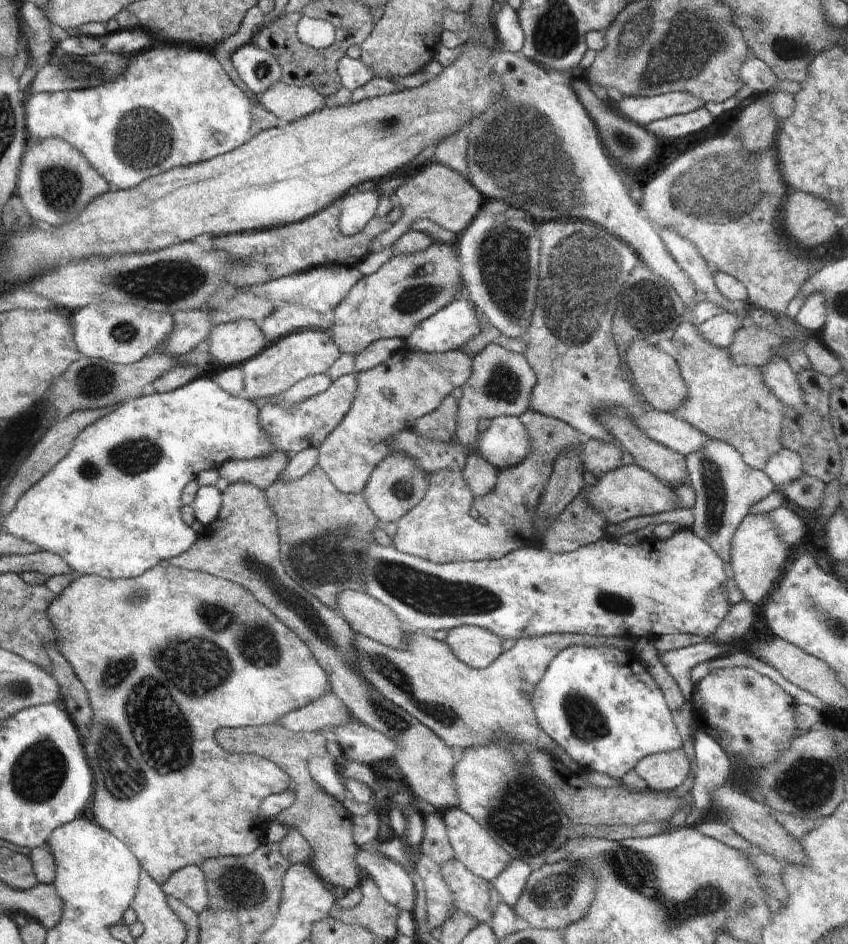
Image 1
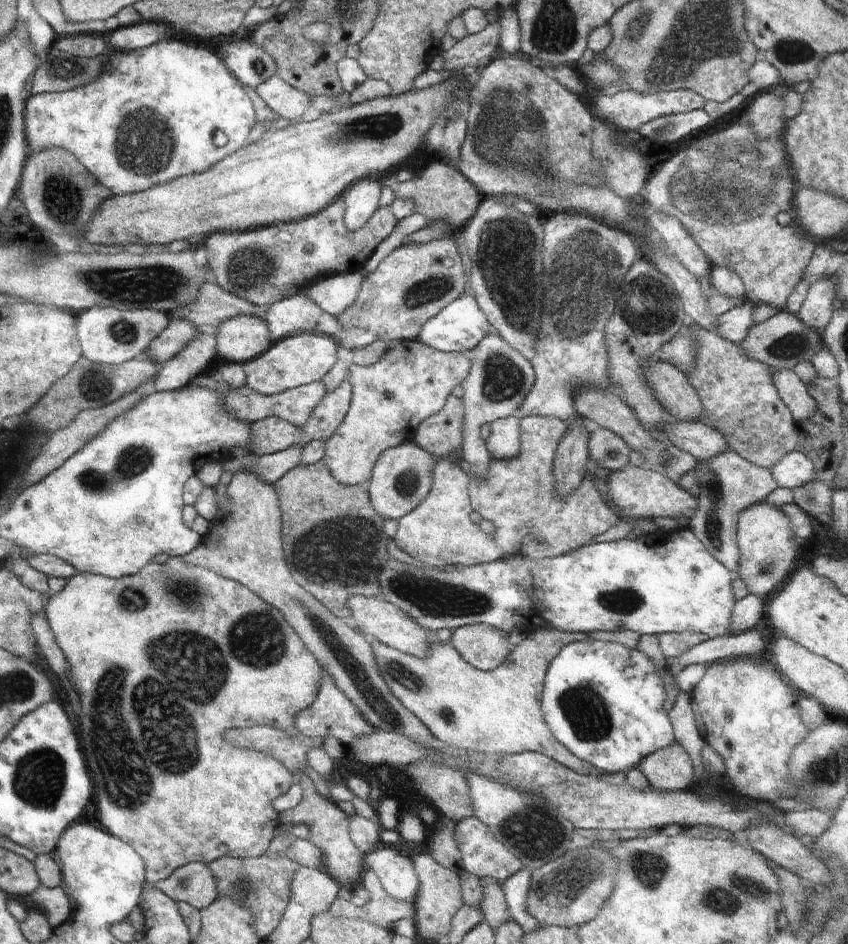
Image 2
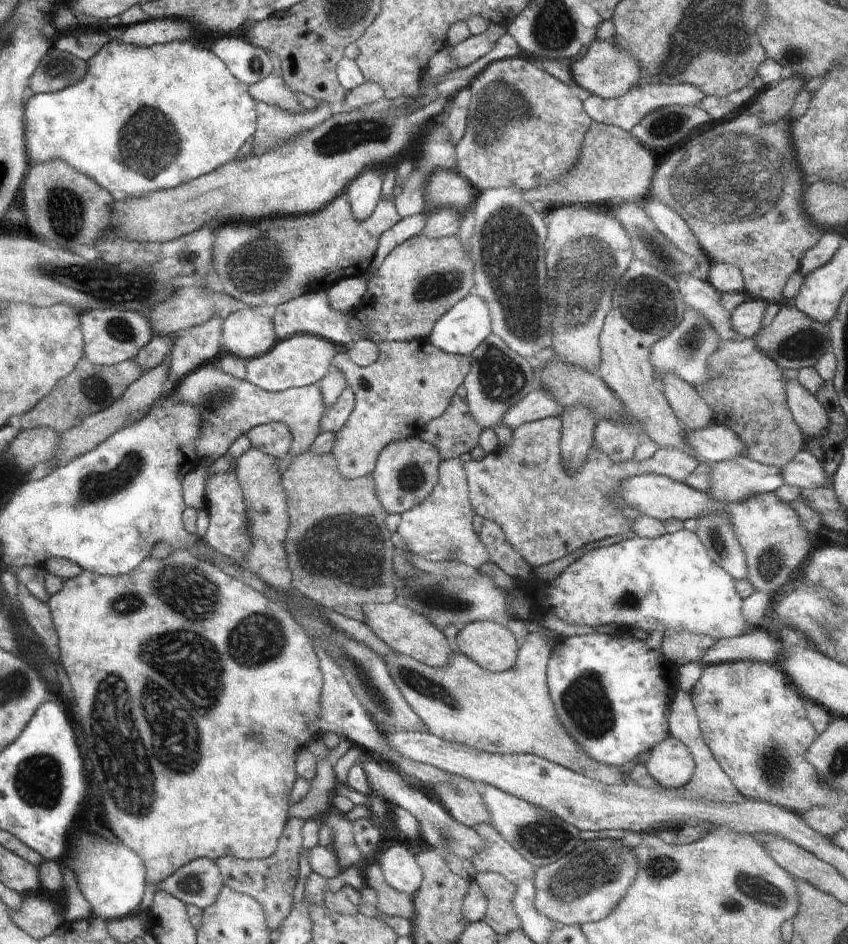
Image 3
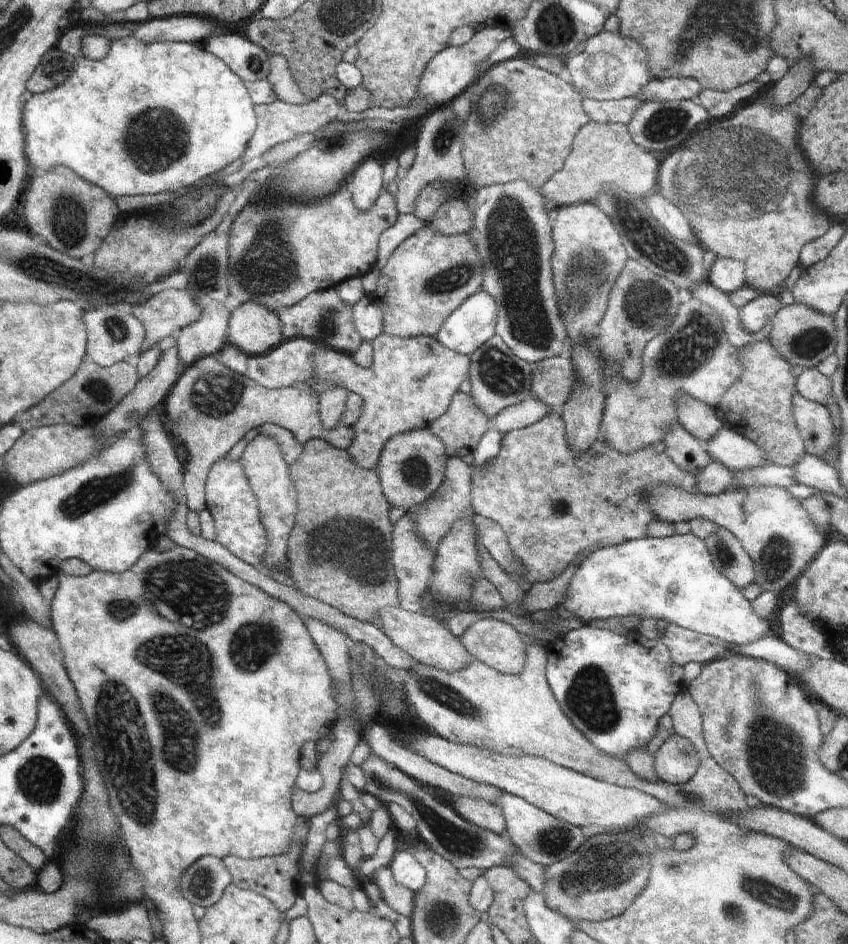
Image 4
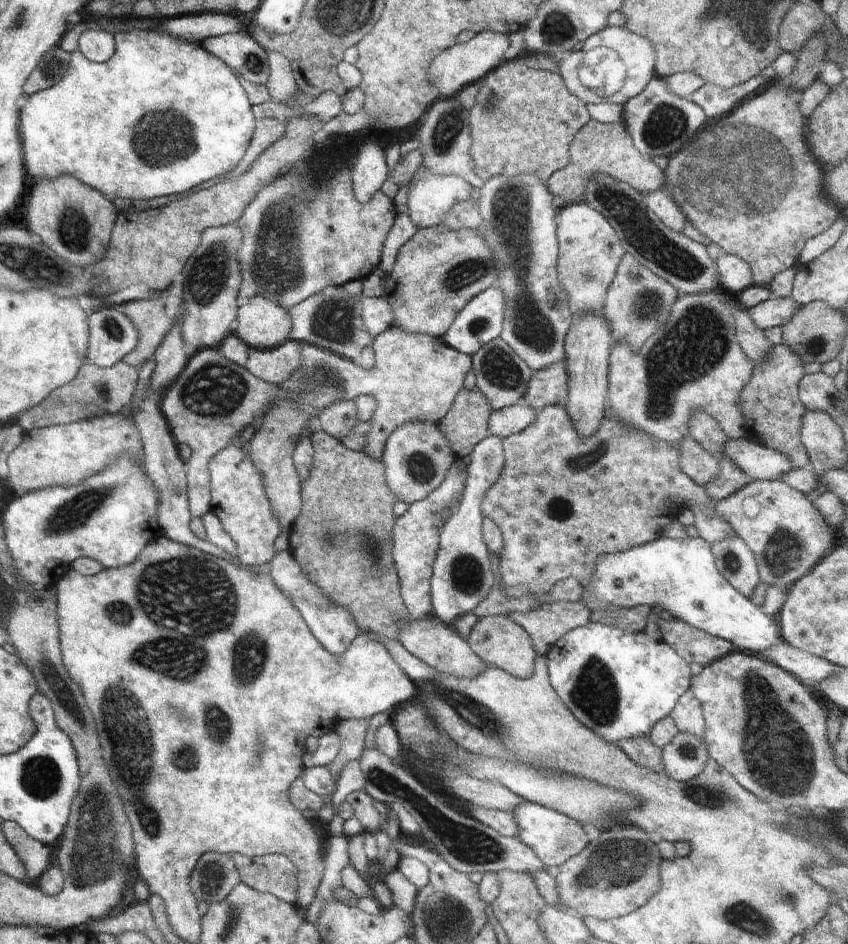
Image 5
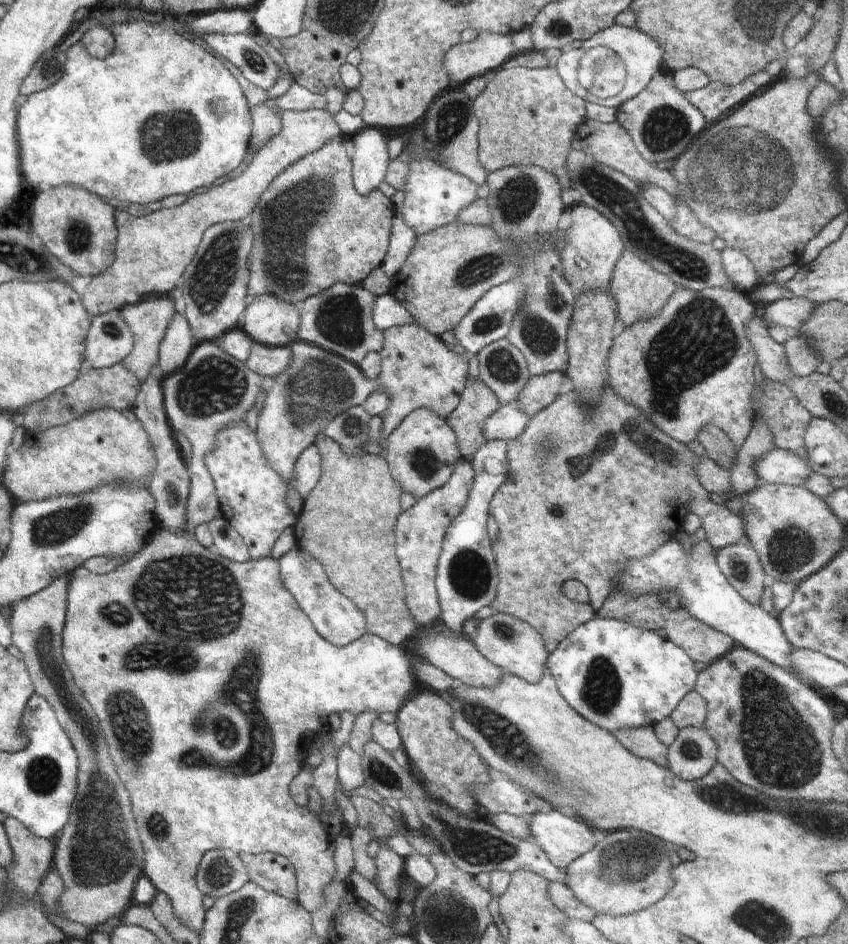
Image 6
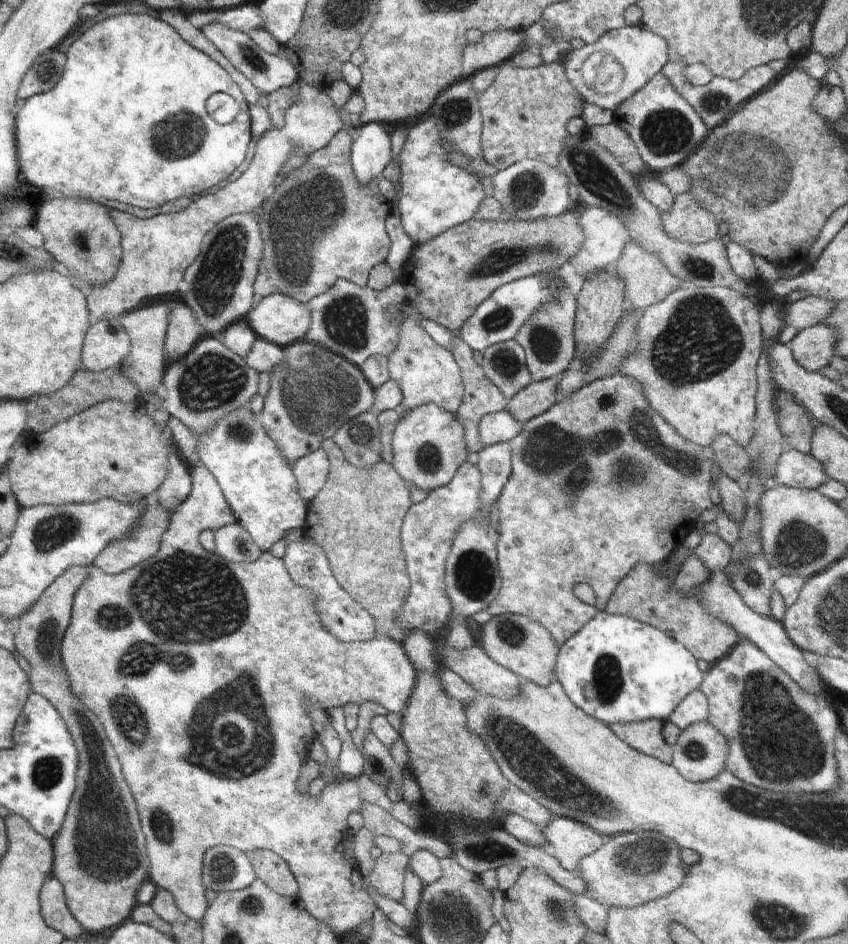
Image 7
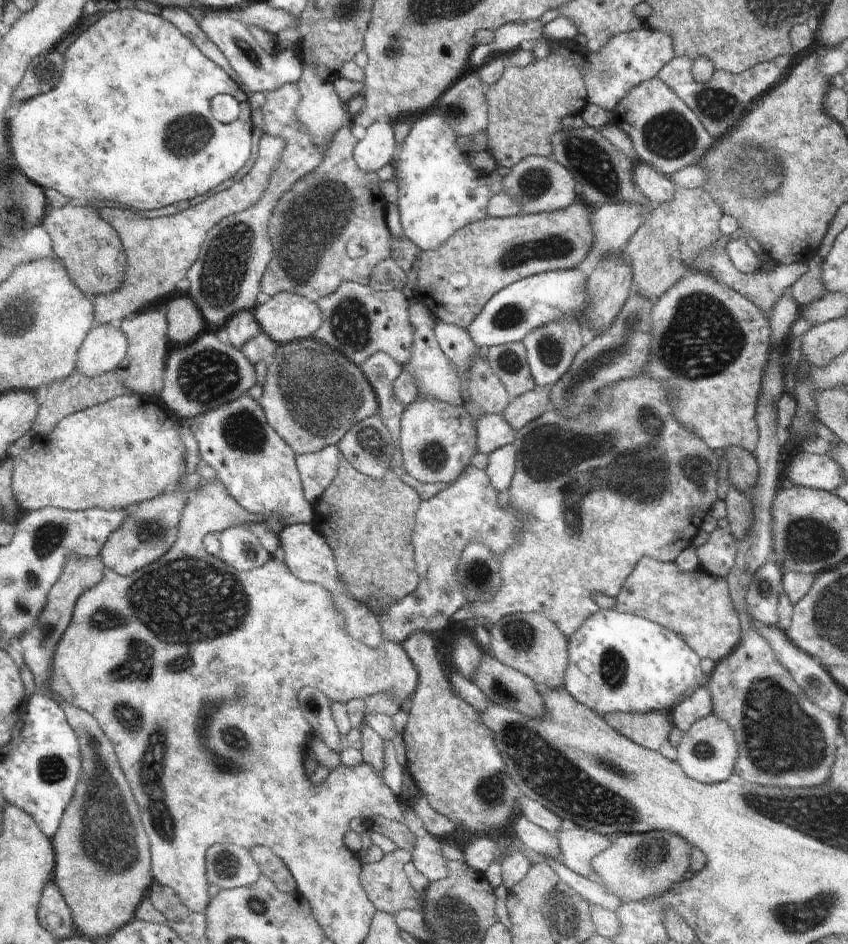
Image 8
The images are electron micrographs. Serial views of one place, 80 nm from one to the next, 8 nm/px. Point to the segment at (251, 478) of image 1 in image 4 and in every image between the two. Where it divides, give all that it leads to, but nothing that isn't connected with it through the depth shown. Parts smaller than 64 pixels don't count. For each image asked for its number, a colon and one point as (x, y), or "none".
2: (271, 467)
3: (228, 407)
4: (210, 407)

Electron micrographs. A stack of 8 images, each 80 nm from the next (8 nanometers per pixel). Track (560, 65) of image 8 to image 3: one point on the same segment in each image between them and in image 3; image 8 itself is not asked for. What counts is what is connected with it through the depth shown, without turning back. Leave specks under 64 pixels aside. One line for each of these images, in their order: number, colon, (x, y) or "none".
3: (525, 127)
4: (523, 119)
5: (523, 120)
6: (527, 117)
7: (525, 112)

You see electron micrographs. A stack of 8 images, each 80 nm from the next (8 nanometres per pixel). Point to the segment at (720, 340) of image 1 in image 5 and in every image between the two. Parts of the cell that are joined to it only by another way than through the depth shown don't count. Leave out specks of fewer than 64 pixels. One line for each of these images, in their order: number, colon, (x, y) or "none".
2: (734, 325)
3: (746, 318)
4: (756, 313)
5: (777, 311)

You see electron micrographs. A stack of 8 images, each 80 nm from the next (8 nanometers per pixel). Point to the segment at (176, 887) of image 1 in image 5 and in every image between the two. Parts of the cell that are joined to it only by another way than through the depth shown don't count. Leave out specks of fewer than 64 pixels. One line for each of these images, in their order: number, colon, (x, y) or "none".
2: (195, 883)
3: (199, 882)
4: (203, 884)
5: (215, 875)

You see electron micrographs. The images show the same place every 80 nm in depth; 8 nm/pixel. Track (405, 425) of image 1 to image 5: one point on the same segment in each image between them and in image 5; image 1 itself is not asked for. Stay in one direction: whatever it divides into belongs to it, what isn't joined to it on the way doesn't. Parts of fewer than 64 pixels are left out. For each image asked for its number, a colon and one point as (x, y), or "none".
2: (411, 381)
3: (412, 382)
4: (411, 382)
5: (255, 490)

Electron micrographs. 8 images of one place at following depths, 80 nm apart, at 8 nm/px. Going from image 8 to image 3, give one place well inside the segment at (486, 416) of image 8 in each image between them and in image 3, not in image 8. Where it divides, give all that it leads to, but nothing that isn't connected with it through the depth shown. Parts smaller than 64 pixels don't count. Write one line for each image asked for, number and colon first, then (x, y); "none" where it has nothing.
3: (539, 404)
4: (529, 411)
5: (512, 419)
6: (507, 423)
7: (495, 428)

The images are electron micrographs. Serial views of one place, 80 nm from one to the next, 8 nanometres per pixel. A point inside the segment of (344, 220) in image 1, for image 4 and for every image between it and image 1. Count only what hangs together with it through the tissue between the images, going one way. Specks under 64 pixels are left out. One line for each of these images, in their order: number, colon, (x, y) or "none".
2: (361, 199)
3: (364, 192)
4: (365, 182)

